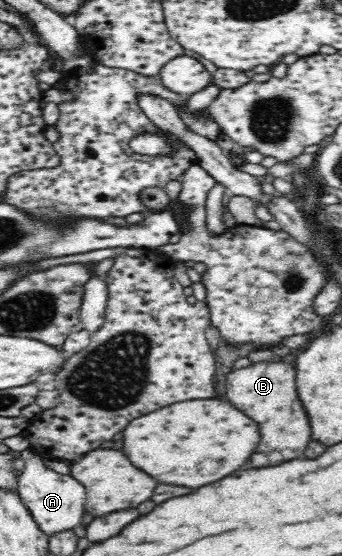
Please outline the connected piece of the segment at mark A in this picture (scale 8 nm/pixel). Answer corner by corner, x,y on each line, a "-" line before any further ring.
31,449
21,452
24,460
23,471
18,475
18,486
21,501
29,509
39,529
45,534
53,535
59,531
74,529
82,523
86,502
85,486
71,474
57,473
45,465
43,458
34,454

